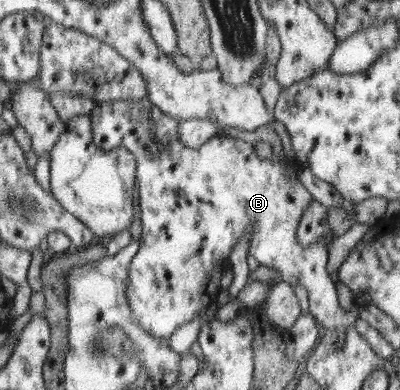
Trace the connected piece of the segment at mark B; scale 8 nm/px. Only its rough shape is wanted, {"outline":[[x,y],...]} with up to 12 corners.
{"outline":[[147,98],[95,104],[95,143],[134,153],[142,238],[127,299],[168,339],[247,254],[347,334],[315,199],[282,152],[186,147]]}

